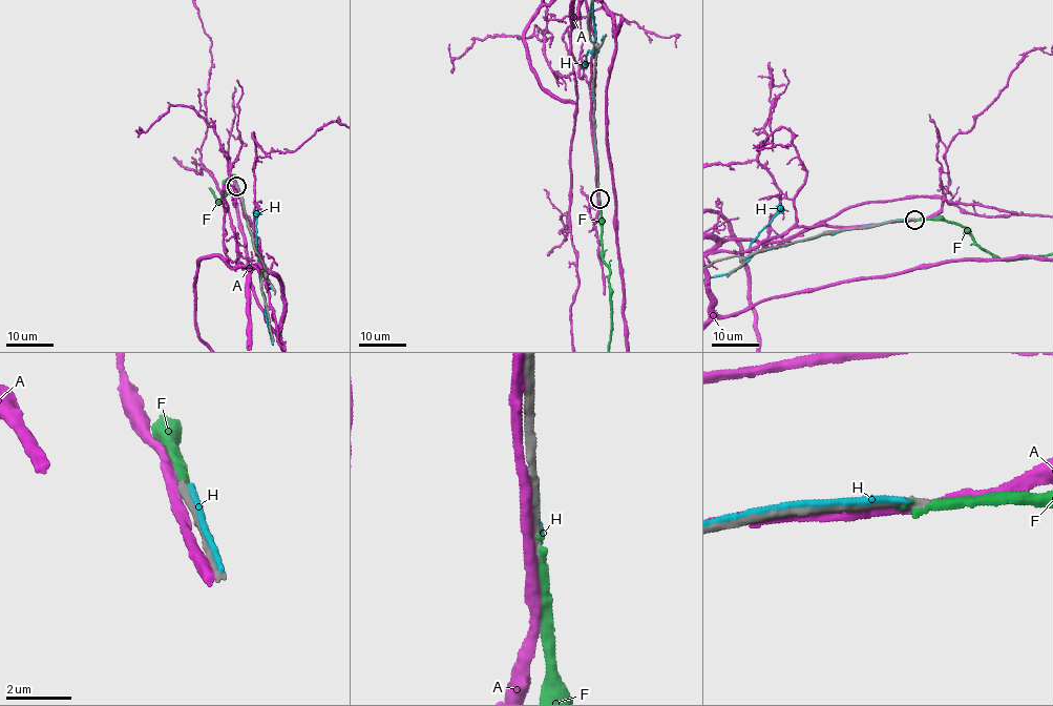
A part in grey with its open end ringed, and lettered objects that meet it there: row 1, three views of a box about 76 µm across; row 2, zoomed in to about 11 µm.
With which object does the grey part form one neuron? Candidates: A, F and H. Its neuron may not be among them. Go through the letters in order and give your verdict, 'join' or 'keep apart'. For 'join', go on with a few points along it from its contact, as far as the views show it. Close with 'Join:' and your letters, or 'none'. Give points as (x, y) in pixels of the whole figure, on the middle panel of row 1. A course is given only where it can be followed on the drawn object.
A: keep apart
F: join
H: keep apart
Join: F

